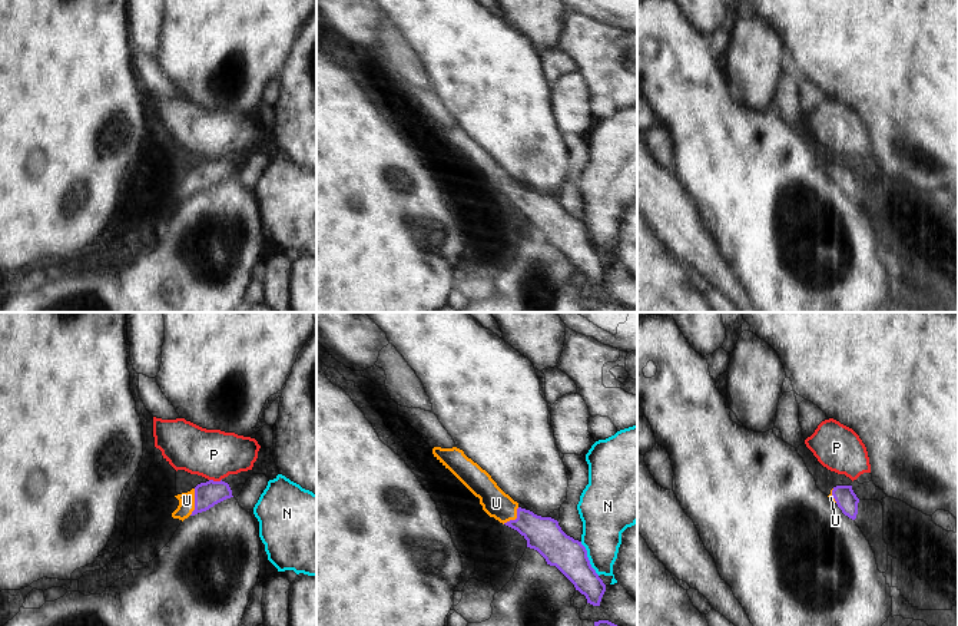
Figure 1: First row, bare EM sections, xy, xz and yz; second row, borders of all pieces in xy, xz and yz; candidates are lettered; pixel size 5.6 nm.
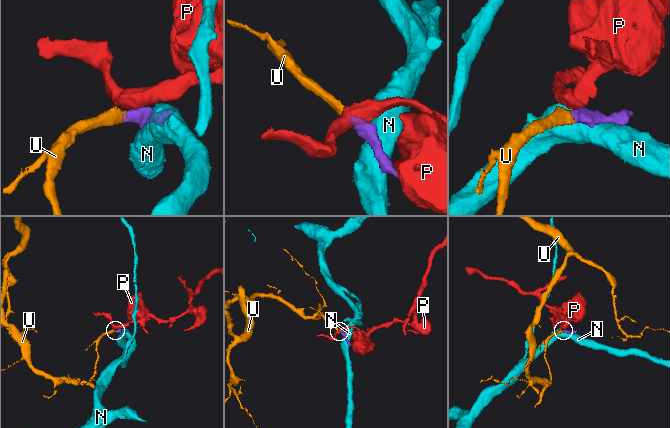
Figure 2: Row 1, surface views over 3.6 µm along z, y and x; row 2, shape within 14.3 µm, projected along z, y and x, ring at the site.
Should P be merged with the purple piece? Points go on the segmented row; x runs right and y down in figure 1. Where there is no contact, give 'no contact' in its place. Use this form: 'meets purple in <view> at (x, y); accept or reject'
meets purple in xy at (215, 482); reject

